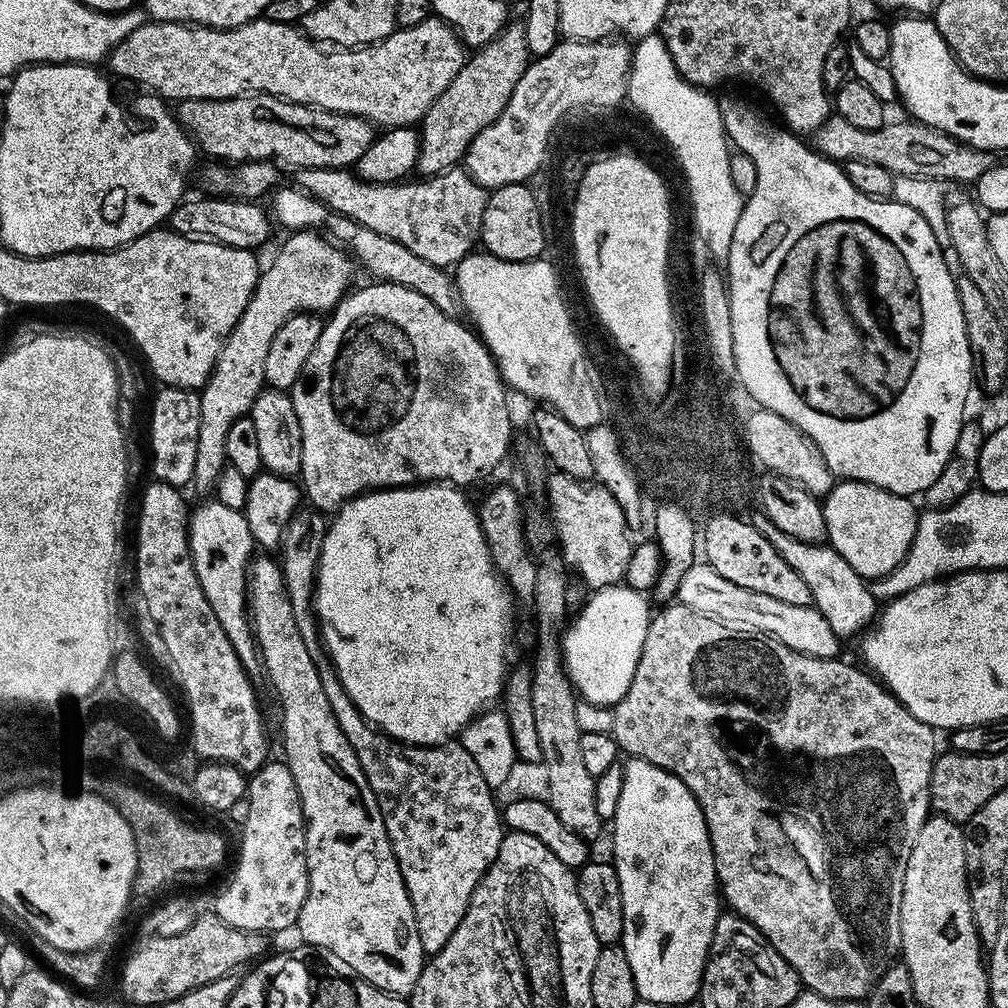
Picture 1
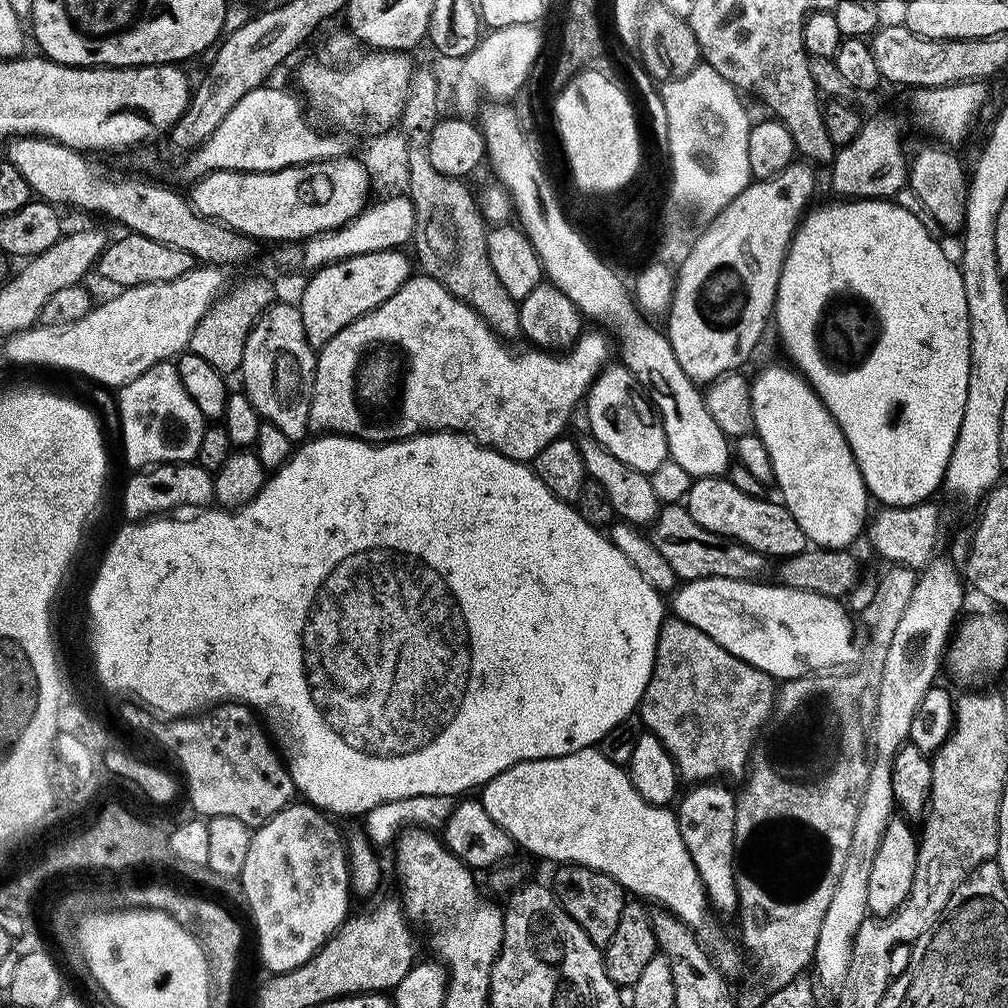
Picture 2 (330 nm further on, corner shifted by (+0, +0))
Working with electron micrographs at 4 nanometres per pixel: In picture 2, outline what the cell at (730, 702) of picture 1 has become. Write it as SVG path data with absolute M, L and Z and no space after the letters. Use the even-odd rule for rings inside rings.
M668 618L658 634L656 664L640 699L638 717L643 727L666 746L676 767L676 775L683 783L685 780L685 785L695 786L717 778L728 778L724 776L743 777L750 767L754 741L767 725L778 699L772 687L772 677L718 646L718 642L701 628L679 618Z

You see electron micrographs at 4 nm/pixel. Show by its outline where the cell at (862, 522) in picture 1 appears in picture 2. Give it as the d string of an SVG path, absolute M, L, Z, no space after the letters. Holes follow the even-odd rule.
M768 364L756 377L751 377L752 427L770 453L770 462L774 466L774 484L780 487L779 499L790 510L790 514L794 514L794 522L802 526L809 541L818 548L851 549L851 544L859 536L861 539L870 516L868 487L864 484L858 462L830 410L826 410L806 377L801 376L795 367L784 364Z

